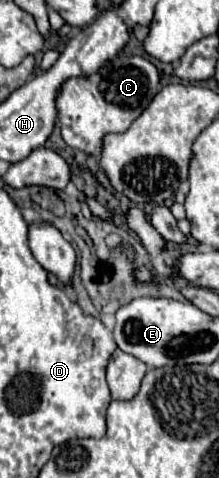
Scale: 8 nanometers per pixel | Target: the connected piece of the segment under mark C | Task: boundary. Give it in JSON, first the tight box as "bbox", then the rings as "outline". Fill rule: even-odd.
{"bbox":[56,56,158,156],"outline":[[[124,56],[108,60],[90,76],[68,78],[58,96],[56,110],[62,128],[62,138],[68,146],[92,156],[100,156],[100,142],[108,132],[124,132],[142,114],[158,92],[158,70],[144,56]]]}

